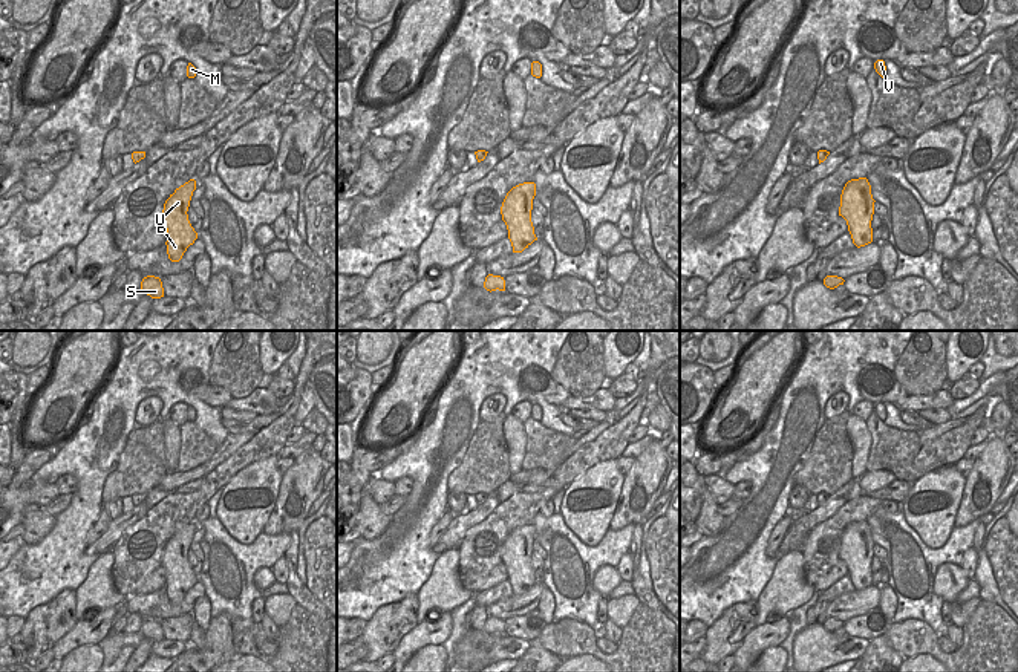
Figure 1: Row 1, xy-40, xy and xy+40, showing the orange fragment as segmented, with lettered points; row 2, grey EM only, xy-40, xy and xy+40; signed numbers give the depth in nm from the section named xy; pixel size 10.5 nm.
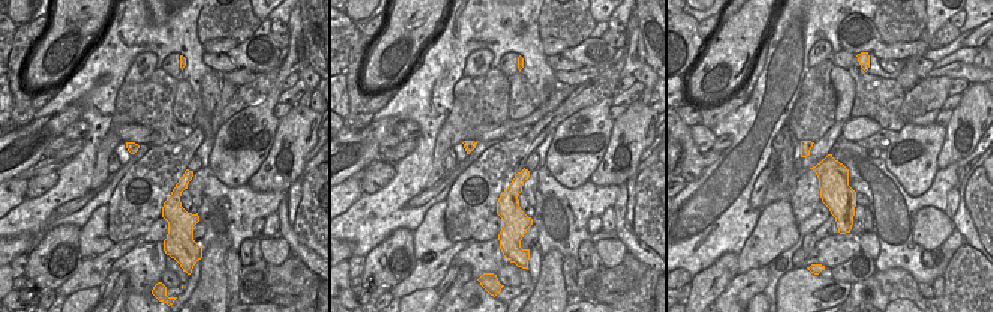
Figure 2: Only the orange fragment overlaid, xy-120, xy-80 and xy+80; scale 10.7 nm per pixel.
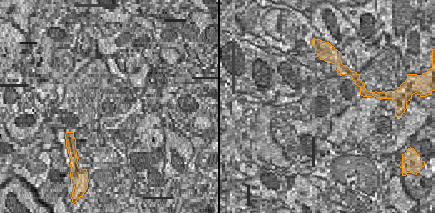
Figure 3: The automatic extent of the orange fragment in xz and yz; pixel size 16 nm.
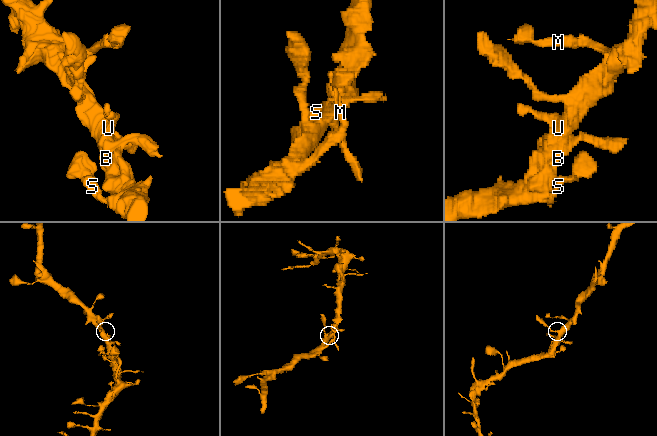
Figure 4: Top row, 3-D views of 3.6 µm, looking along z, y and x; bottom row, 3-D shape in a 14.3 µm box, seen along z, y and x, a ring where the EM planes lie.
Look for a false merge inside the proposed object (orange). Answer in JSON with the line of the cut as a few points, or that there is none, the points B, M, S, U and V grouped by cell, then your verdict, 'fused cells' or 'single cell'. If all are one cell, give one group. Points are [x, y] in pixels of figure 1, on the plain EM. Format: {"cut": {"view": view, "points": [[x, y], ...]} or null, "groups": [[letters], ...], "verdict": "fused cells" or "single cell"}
{"cut": null, "groups": [["B", "M", "S", "U", "V"]], "verdict": "single cell"}

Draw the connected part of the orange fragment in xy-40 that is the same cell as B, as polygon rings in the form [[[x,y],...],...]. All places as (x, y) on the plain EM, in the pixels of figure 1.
[[[190,522],[175,533],[165,543],[161,566],[167,571],[167,597],[171,605],[179,605],[197,576],[188,563],[188,550],[196,533],[196,524]]]

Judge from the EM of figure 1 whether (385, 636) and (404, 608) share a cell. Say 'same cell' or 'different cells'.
same cell

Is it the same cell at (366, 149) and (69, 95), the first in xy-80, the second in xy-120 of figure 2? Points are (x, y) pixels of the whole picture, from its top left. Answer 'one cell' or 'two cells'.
two cells

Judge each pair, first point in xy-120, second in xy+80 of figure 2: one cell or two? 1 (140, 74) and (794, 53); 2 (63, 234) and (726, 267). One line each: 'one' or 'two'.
1: two
2: one

